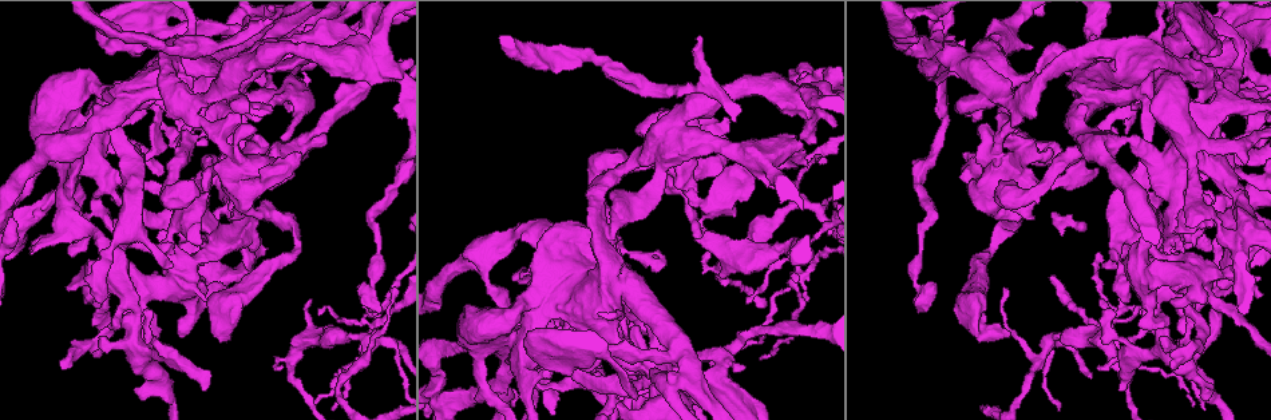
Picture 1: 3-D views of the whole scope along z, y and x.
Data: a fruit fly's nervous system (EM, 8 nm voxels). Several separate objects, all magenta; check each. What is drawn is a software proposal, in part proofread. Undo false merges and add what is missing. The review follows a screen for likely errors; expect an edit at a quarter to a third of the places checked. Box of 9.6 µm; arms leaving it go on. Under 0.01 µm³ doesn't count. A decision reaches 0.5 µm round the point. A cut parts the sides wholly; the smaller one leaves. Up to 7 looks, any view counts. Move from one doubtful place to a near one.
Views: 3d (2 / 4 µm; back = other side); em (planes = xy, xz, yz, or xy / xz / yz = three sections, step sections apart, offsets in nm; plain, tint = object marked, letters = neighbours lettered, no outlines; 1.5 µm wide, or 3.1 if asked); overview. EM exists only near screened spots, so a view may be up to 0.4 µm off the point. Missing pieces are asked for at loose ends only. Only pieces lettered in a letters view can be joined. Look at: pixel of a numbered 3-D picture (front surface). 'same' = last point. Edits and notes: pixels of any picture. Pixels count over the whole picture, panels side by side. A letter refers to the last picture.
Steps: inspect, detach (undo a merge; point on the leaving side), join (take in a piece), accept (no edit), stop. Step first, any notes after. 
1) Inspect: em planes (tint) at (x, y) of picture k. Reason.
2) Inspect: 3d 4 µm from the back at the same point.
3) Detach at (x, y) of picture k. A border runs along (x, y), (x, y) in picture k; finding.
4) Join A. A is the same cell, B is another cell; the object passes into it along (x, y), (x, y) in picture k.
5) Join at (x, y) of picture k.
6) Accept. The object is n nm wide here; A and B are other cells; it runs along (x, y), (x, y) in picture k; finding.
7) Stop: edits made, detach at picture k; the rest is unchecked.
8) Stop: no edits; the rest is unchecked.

Inspect: em planes (letters) at (1171, 368) of picture 1. Branch stops here.

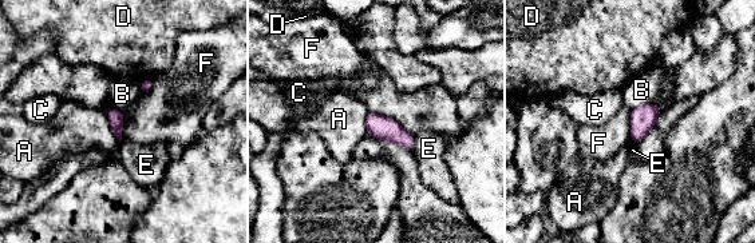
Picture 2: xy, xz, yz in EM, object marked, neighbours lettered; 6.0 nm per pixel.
Accept. A, B, C, D, E and F are other cells; a border runs along (368, 111), (394, 119), (412, 136) in picture 2; none of them fits.

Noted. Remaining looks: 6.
Inspect: 3d 2 µm at (1118, 389) of picture 1. Free end.

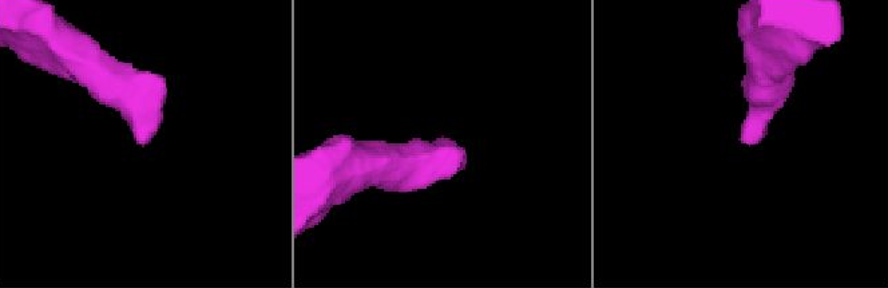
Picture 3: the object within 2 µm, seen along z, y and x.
Inspect: em xy step 8 (tint) at (437, 146) of picture 3.

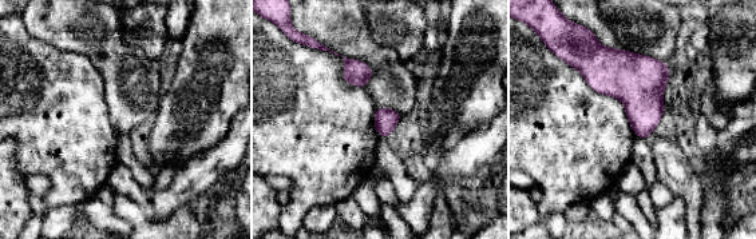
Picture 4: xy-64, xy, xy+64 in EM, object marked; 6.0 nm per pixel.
Inspect: em planes (letters) at the same point.

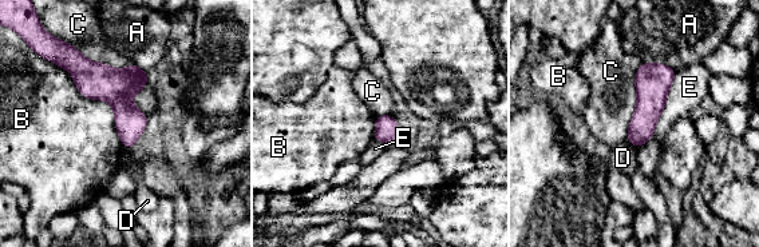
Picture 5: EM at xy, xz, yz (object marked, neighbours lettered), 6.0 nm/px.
Accept. The longest contact is with B, 700 nm; A, B, C, D and E are other cells; no lettered piece goes on from it.

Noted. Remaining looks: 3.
Inspect: 3d 2 µm at (1099, 300) of picture 1. An open end.

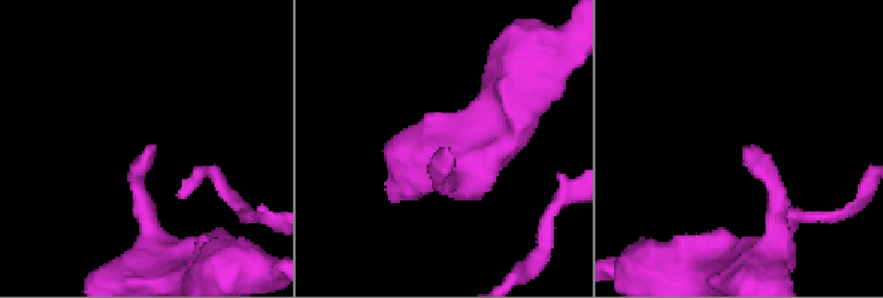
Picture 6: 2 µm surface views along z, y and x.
Inspect: em planes (tint) at (455, 157) of picture 6. Now the EM.

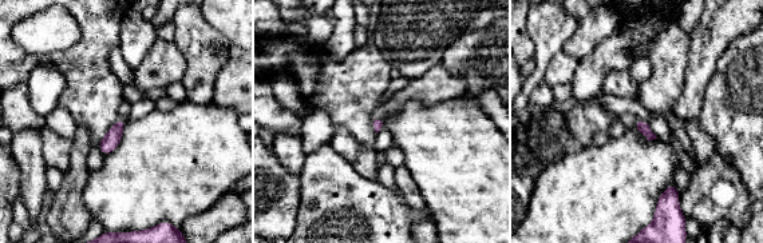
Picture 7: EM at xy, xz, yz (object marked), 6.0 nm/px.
Inspect: em planes (letters) at the same point.

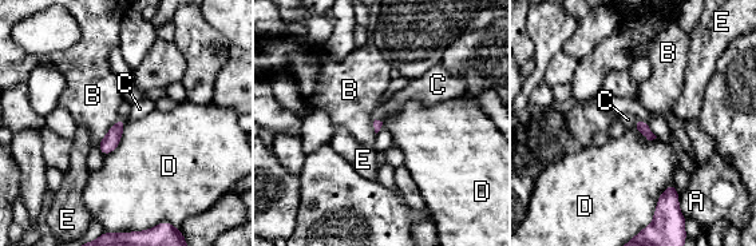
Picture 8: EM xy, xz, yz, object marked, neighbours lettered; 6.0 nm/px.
Join C. C is the same cell, A, B, D and E are other cells; the object passes into it along (641, 126), (636, 123), (628, 119) in picture 8; the cell continues.

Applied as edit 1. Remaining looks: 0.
Stop: edits made, join at picture 8; the rest is unchecked.

